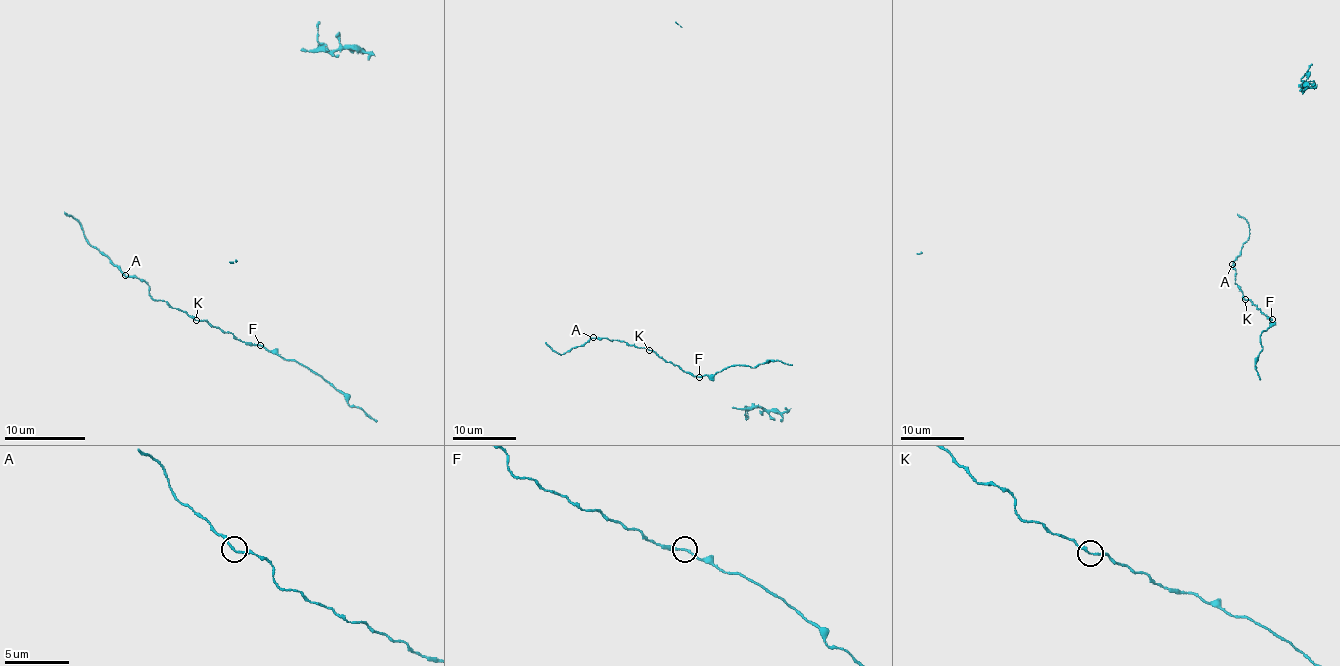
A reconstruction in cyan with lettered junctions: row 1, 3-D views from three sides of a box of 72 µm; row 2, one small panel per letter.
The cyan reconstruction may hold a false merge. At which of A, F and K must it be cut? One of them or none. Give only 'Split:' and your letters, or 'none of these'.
Split: A

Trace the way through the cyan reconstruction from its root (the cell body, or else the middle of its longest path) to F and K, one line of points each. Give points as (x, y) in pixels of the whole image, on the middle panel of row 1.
F: (588, 340), (623, 340), (630, 345), (649, 348), (668, 362), (699, 377)
K: (588, 340), (623, 340), (649, 350)

